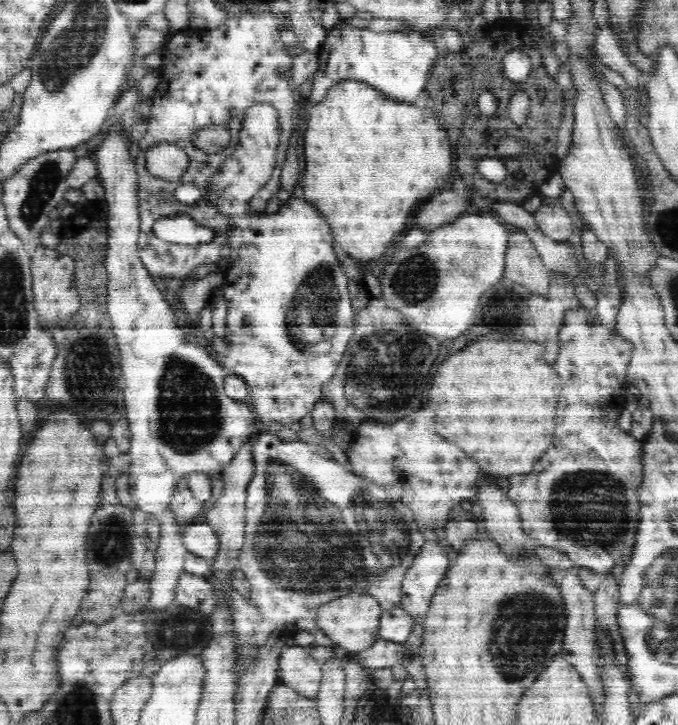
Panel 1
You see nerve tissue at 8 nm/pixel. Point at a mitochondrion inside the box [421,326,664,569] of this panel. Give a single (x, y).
(588, 507)

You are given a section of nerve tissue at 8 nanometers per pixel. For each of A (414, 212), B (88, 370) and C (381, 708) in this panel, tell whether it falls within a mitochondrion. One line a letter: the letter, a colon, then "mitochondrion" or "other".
A: other
B: mitochondrion
C: other

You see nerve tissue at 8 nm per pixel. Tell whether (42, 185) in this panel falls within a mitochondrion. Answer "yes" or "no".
yes

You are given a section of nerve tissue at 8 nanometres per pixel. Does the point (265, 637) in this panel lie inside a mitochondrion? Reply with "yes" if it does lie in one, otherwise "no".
no

